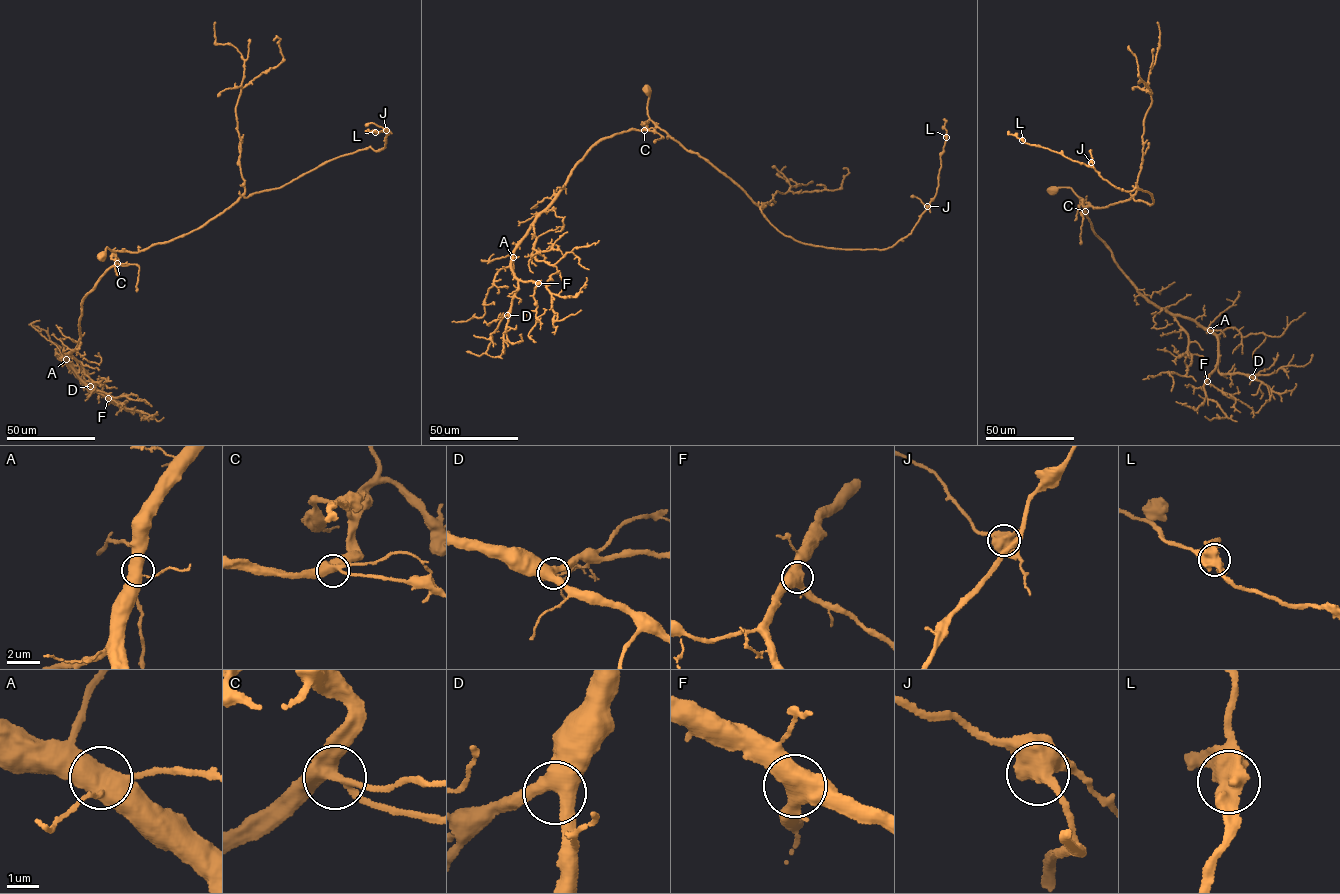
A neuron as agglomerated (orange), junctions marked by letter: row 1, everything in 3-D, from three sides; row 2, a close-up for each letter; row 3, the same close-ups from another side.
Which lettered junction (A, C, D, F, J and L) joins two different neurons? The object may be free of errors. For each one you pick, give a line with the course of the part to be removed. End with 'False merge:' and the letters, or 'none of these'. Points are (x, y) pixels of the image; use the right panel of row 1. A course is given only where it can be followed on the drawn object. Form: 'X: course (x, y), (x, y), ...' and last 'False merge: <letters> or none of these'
False merge: none of these

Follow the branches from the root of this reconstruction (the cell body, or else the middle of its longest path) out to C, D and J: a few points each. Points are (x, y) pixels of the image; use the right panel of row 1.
C: (1053, 190), (1071, 188), (1085, 211)
D: (1053, 190), (1073, 190), (1093, 231), (1137, 291), (1213, 334), (1220, 373), (1252, 377)
J: (1053, 190), (1071, 188), (1086, 207), (1105, 208), (1133, 196), (1153, 202), (1146, 191), (1112, 185), (1091, 162)

